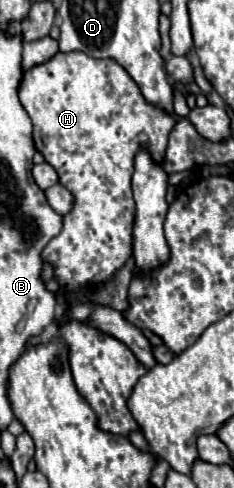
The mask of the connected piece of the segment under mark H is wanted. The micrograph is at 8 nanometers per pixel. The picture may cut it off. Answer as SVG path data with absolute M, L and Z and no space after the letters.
M82 51L56 53L48 63L26 71L18 89L22 107L32 119L34 145L50 163L60 183L74 195L74 209L64 215L64 227L56 239L44 249L44 261L56 267L56 277L66 289L84 289L86 285L104 283L132 255L132 215L134 199L130 179L134 171L134 155L140 147L148 147L154 161L160 163L166 153L168 137L178 123L174 115L152 107L142 97L132 77L112 59L94 59Z

